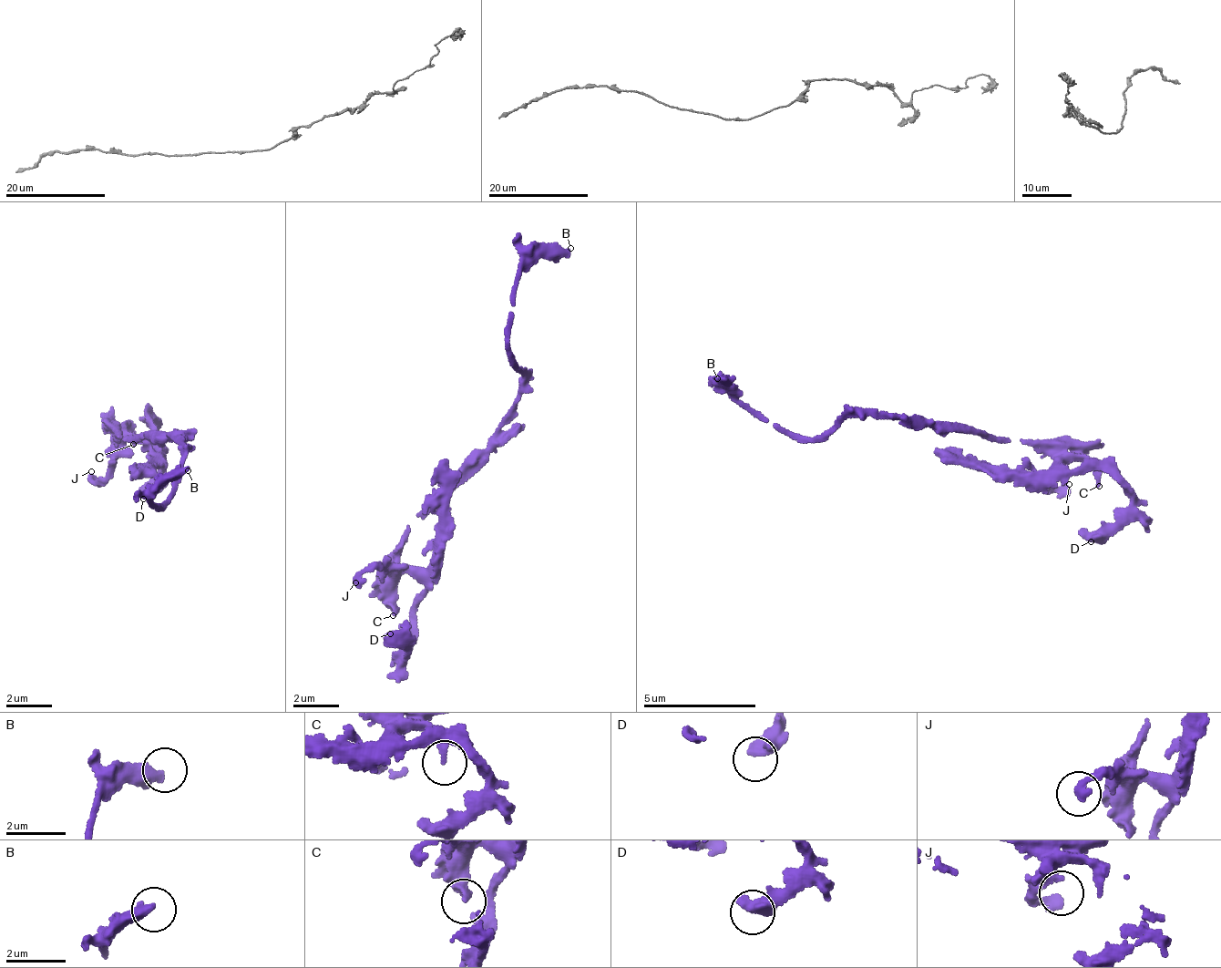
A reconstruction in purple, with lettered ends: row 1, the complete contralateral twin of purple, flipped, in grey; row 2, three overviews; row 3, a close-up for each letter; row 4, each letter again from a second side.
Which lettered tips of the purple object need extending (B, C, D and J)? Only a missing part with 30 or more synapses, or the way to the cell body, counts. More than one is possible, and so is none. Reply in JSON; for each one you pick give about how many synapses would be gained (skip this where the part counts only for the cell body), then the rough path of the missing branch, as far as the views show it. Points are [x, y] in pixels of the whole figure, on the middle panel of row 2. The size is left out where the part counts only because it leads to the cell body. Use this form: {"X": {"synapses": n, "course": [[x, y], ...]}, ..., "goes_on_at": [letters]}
{"goes_on_at": []}

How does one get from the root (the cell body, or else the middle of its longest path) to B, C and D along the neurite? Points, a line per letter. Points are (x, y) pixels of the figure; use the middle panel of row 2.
B: (467, 465), (521, 391), (521, 371), (516, 354), (508, 350), (516, 283), (544, 258), (564, 255), (570, 248)
C: (467, 465), (410, 525), (403, 552), (395, 560), (393, 595), (397, 603), (393, 615)
D: (467, 465), (410, 525), (400, 557), (427, 586), (427, 596), (415, 608), (400, 653), (408, 649), (390, 633)

